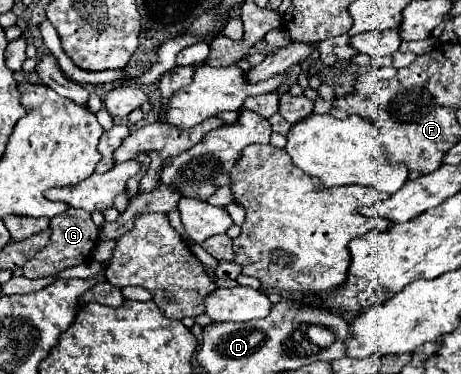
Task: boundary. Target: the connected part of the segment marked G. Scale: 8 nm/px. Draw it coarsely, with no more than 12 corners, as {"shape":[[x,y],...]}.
{"shape":[[90,212],[50,220],[48,244],[24,264],[26,278],[84,264],[98,240]]}

